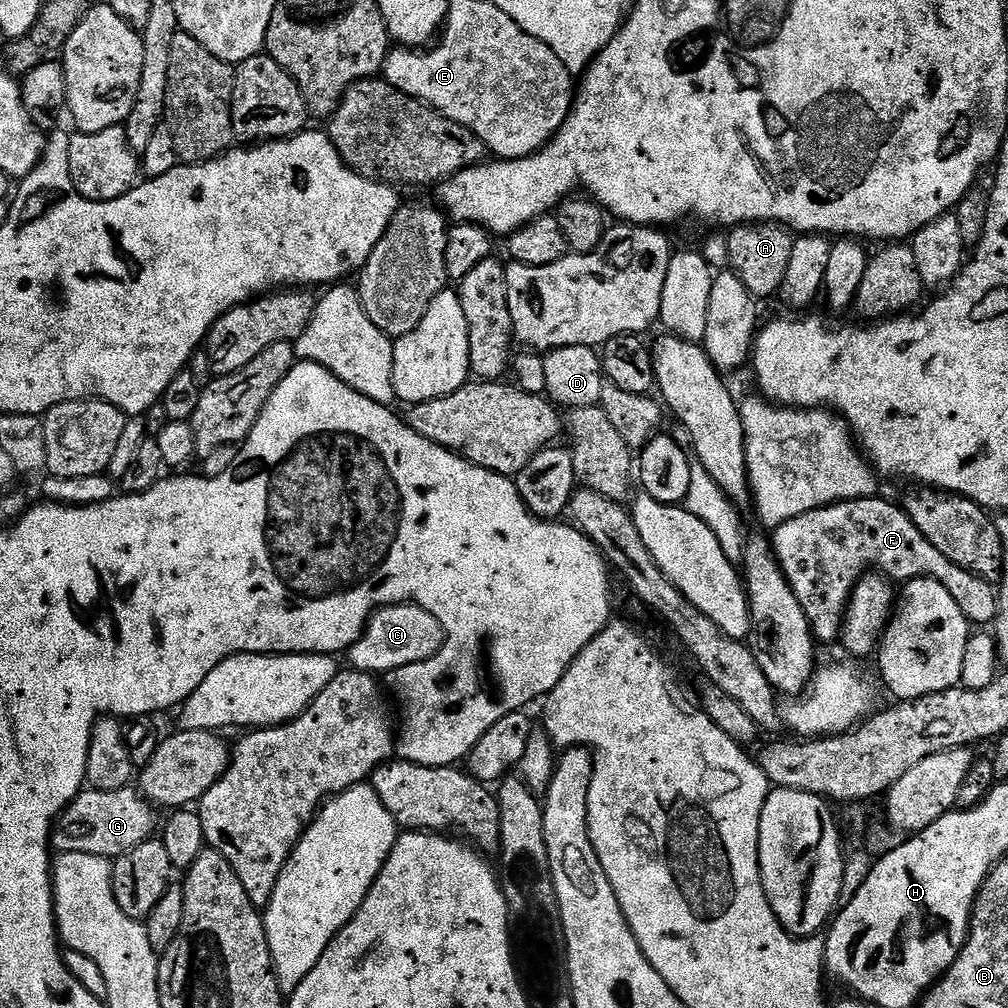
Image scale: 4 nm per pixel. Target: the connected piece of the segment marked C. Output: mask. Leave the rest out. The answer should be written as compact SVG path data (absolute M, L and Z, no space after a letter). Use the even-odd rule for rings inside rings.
M391 604L389 608L377 608L364 627L364 633L354 642L354 646L348 649L347 659L352 659L351 667L357 672L370 672L373 674L387 674L399 667L408 666L410 663L422 662L430 658L444 645L444 631L434 618L426 610L422 610L416 604Z

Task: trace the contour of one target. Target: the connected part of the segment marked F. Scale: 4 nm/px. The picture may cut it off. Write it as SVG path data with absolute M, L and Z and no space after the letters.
M882 499L841 500L839 503L828 504L790 518L771 533L772 554L780 563L780 569L788 580L790 590L794 590L794 598L798 598L806 614L813 637L821 645L832 644L835 640L837 643L841 639L848 599L852 597L857 582L873 570L879 575L887 576L893 582L936 580L942 586L946 586L946 590L950 590L950 598L958 602L958 610L962 610L969 625L991 625L998 614L1000 601L997 585L991 580L976 576L970 570L962 570L962 566L954 566L954 562L946 558L946 554L941 554L936 547L930 546L930 542L926 542L926 534L922 534L922 530L918 530L918 526L910 522L907 512L899 503L891 504L890 501Z

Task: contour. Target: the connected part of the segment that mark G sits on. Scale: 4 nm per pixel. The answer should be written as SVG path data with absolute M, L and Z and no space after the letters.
M135 787L113 792L81 791L52 826L51 847L57 853L98 854L115 858L153 839L158 832L157 809Z

